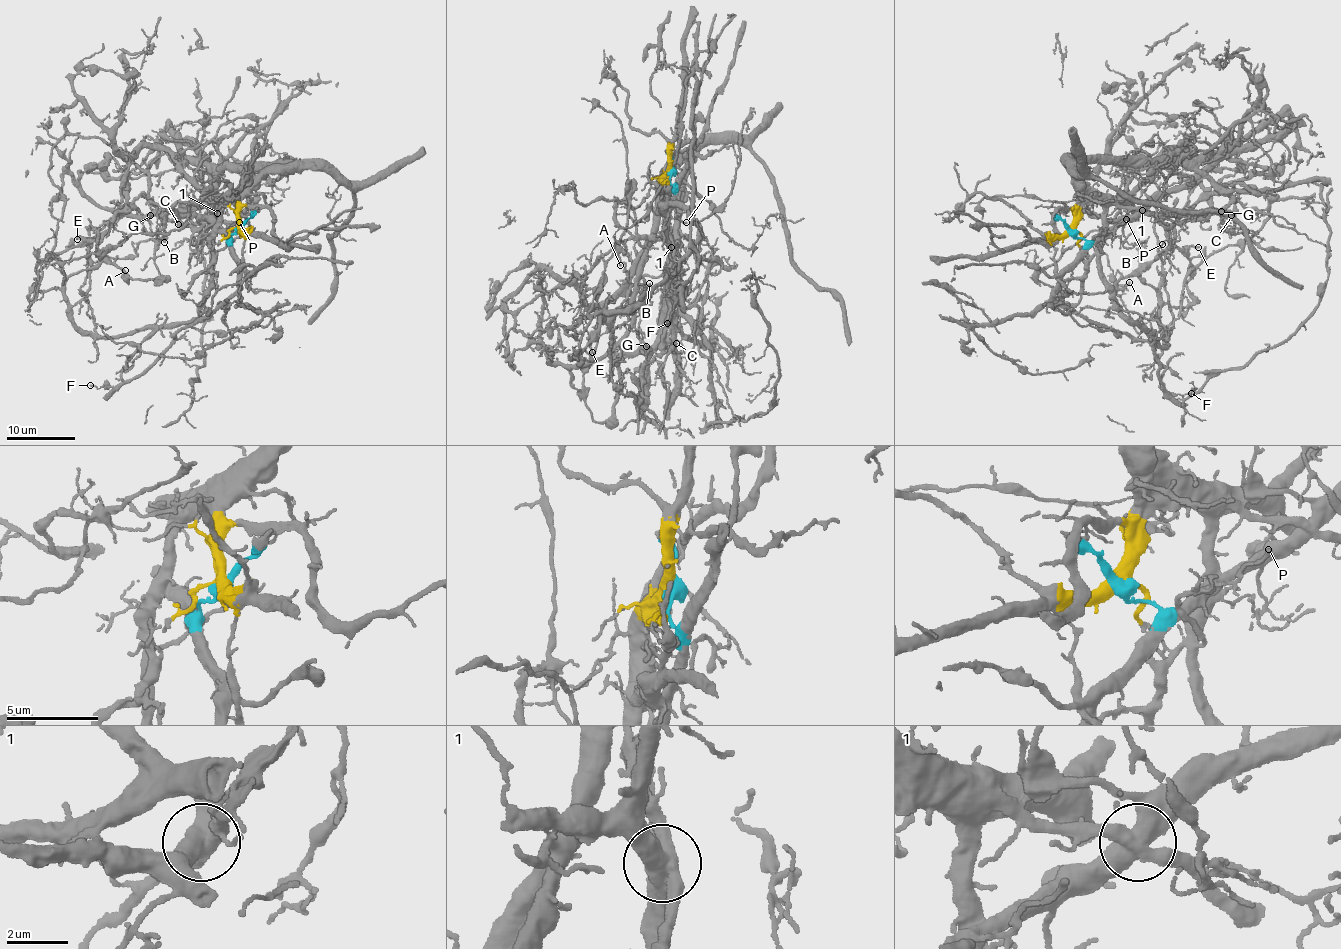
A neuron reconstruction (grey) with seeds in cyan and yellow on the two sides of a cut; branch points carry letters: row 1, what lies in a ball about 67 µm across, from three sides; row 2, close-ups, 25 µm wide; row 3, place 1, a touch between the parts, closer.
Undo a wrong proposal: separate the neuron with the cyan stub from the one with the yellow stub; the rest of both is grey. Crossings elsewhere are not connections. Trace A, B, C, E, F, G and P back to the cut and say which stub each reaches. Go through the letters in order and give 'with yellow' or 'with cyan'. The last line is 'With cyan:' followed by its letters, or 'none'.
A: with cyan
B: with yellow
C: with yellow
E: with cyan
F: with cyan
G: with yellow
P: with cyan
With cyan: A, E, F, P

